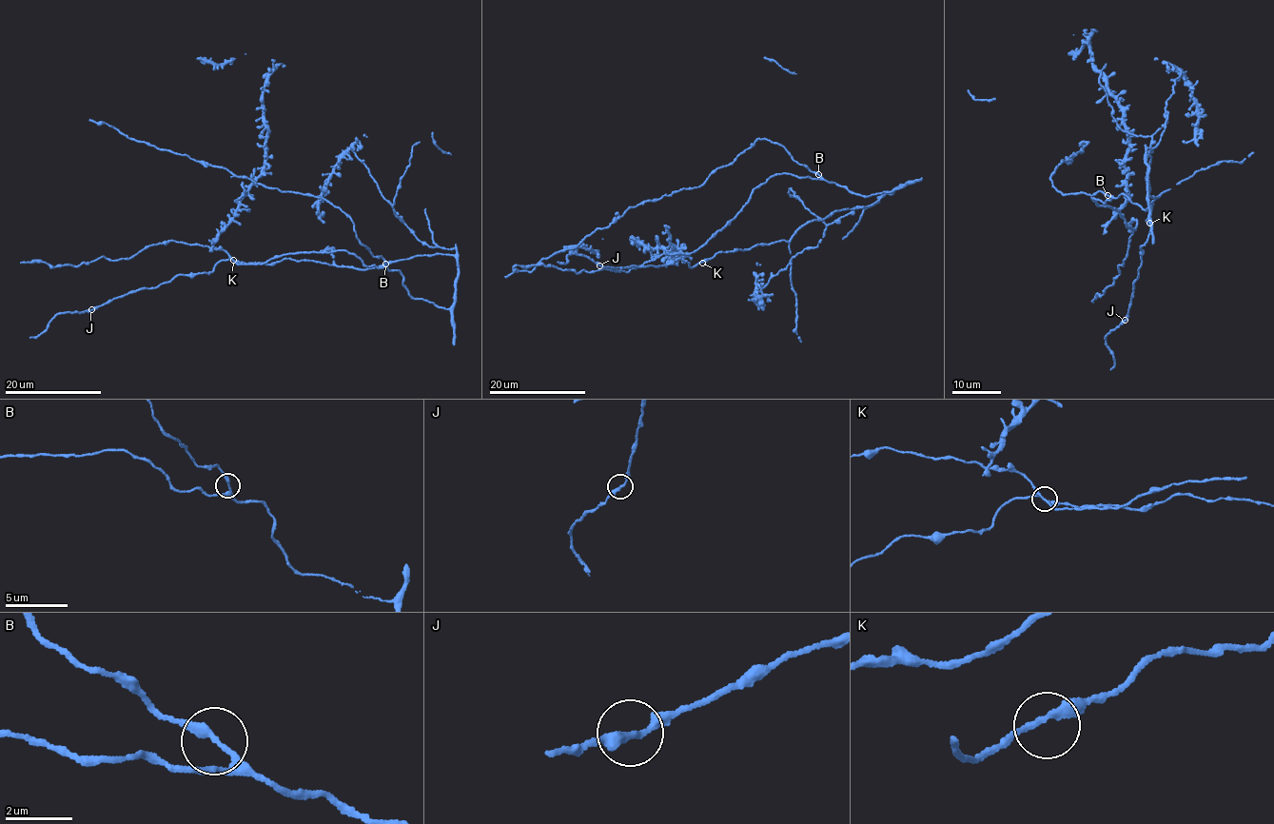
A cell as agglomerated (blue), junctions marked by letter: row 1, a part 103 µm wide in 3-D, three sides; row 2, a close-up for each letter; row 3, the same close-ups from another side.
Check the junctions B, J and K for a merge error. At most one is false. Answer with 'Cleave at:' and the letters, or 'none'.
Cleave at: none

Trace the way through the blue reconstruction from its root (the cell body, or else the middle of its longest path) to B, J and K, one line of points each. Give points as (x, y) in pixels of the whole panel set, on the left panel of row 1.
B: (443, 308), (412, 298), (403, 286), (401, 272), (389, 270), (385, 264)
J: (443, 308), (454, 304), (459, 265), (441, 253), (365, 269), (223, 259), (211, 272), (177, 275), (91, 309)
K: (443, 308), (454, 304), (459, 271), (448, 254), (365, 269), (288, 258), (233, 260)

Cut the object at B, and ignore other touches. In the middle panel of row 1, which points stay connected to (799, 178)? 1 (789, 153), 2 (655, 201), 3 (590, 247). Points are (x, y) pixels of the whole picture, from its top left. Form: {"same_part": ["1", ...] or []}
{"same_part": ["3"]}

